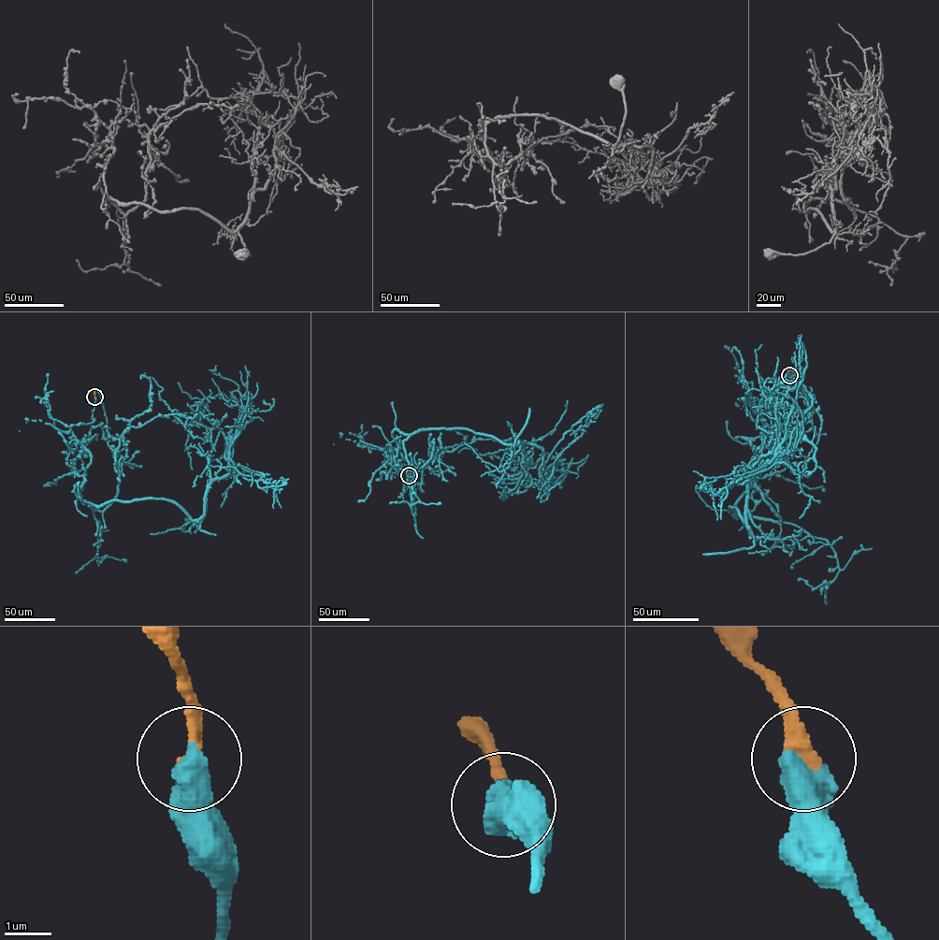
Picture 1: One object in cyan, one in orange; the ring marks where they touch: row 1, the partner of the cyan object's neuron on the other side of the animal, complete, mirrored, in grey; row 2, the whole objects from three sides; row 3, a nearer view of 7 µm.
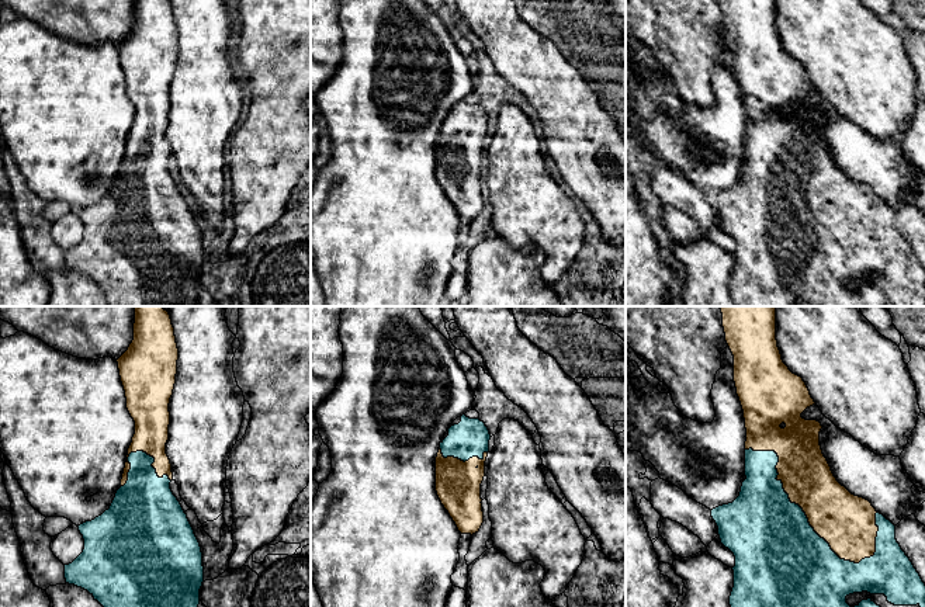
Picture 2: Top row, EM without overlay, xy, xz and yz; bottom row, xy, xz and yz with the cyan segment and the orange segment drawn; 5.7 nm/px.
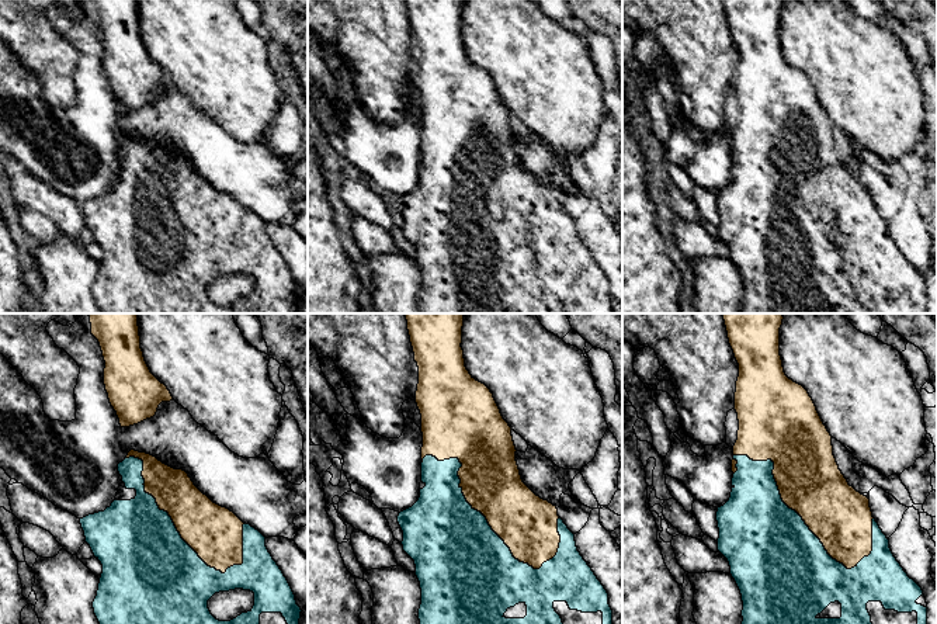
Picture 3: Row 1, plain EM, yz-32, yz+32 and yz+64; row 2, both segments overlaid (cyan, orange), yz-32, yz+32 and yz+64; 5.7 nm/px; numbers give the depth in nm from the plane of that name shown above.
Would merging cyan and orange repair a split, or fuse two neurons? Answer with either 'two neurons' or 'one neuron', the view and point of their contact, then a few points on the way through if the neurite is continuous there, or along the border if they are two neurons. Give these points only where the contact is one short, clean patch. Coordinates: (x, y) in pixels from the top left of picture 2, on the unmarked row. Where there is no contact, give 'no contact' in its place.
one neuron; meets cyan in yz at (799, 191)

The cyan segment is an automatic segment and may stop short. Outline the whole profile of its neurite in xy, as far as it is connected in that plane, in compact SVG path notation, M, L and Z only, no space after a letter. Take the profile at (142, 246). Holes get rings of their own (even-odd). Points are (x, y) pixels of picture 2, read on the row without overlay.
M135 0L134 25L117 45L127 94L135 107L121 173L108 195L79 212L83 237L65 250L66 268L87 275L107 298L107 306L198 306L200 274L204 267L202 237L180 187L170 174L172 149L166 139L179 34L170 0Z

